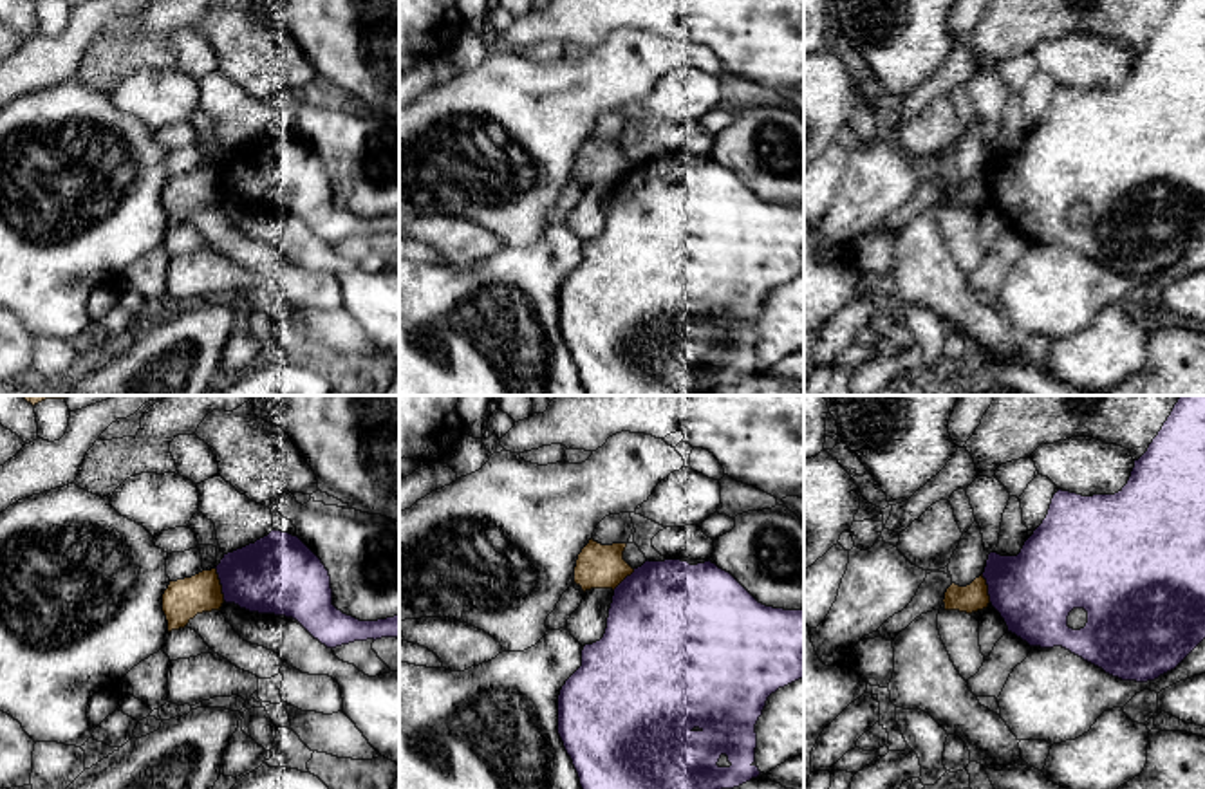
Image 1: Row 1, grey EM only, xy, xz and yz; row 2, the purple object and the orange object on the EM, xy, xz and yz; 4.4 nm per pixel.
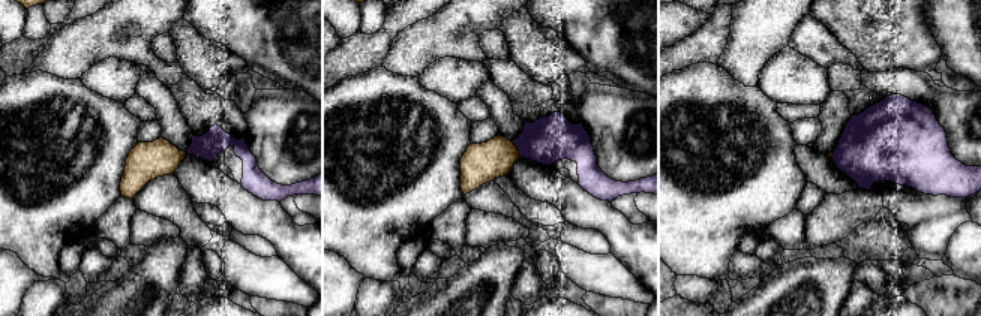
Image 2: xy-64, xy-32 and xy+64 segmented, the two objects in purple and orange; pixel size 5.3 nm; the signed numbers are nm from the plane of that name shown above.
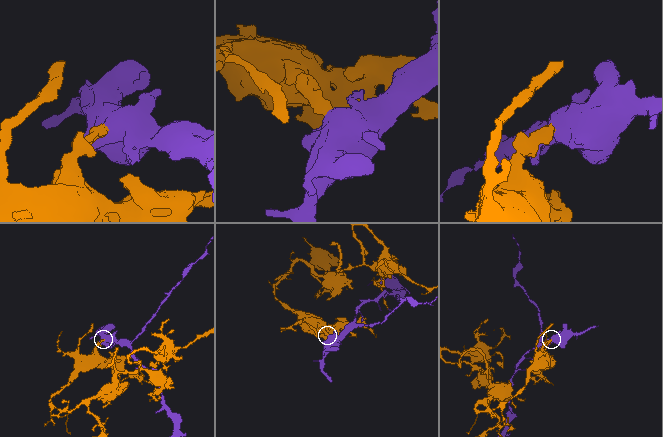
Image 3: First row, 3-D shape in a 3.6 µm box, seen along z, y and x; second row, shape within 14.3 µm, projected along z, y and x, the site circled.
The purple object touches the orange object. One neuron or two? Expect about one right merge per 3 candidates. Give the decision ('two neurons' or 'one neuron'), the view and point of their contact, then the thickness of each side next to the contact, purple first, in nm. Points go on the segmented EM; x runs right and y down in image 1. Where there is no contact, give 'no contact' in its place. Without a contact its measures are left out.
two neurons | xy (221, 584) | 340/180 nm

